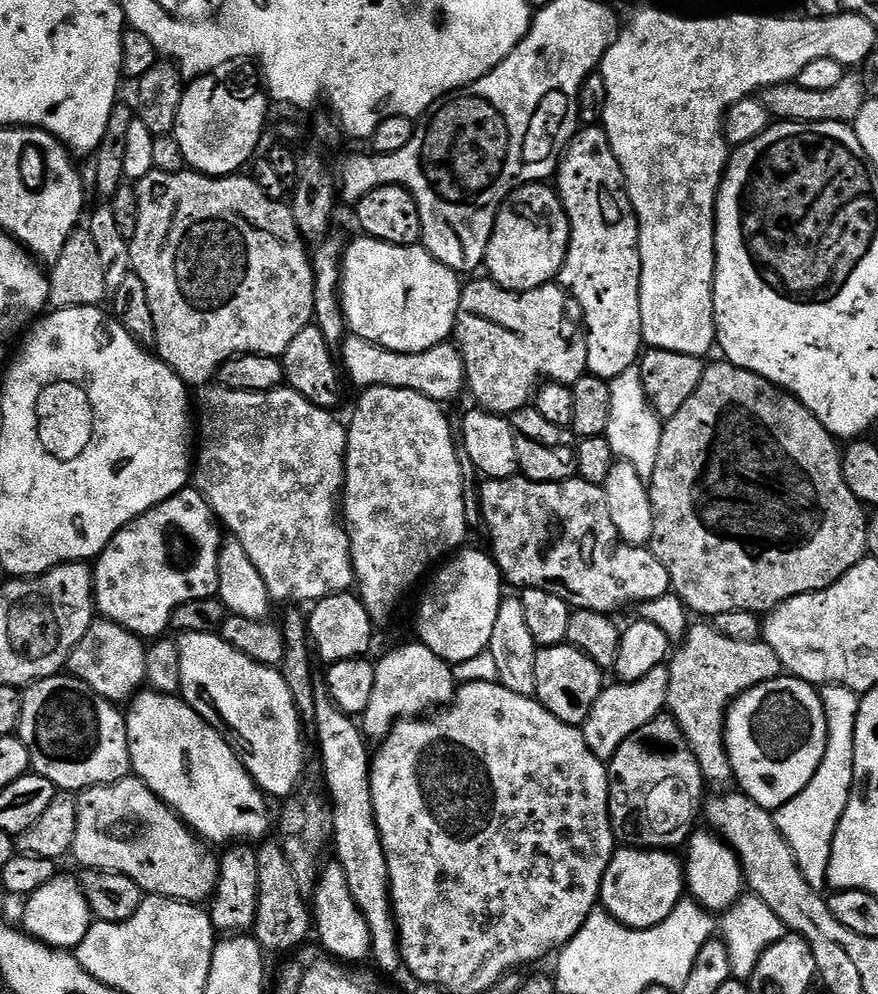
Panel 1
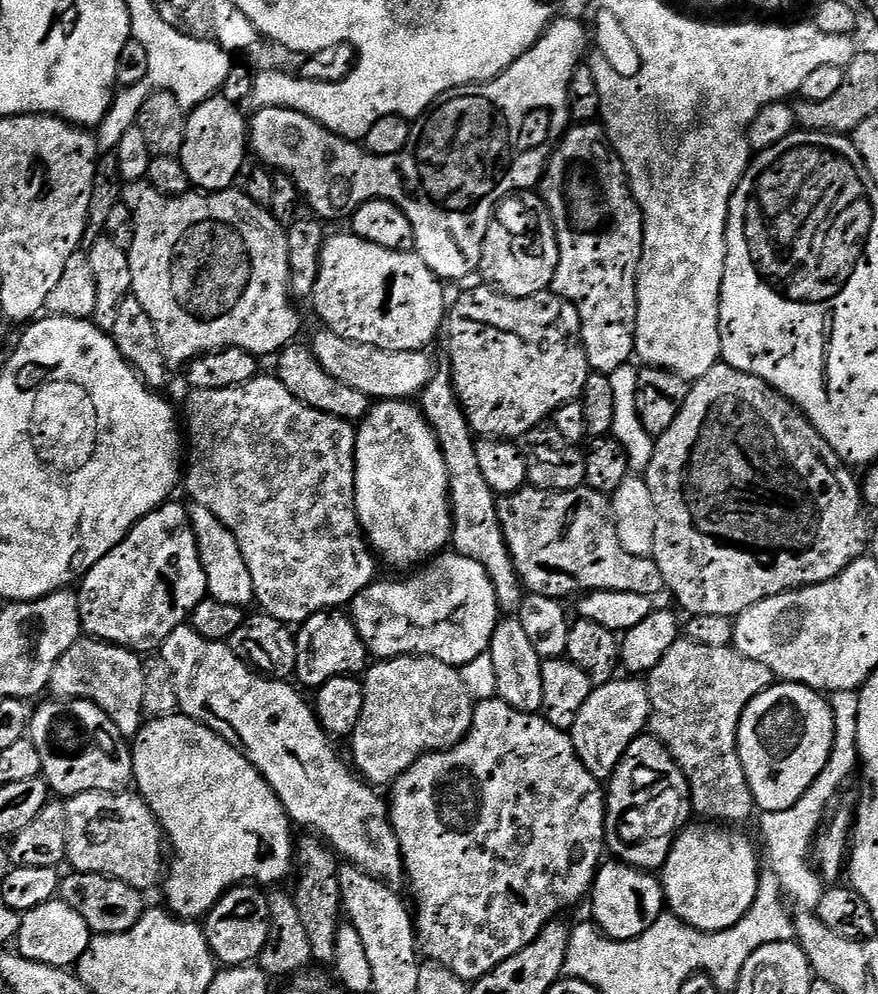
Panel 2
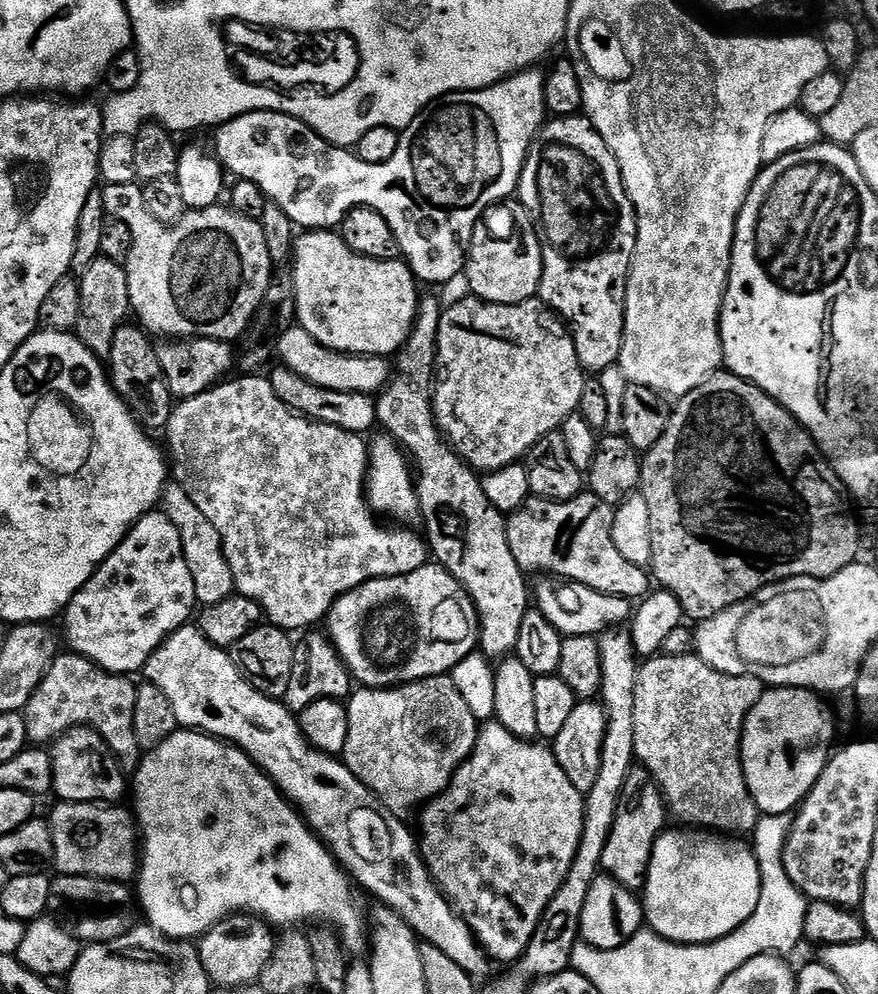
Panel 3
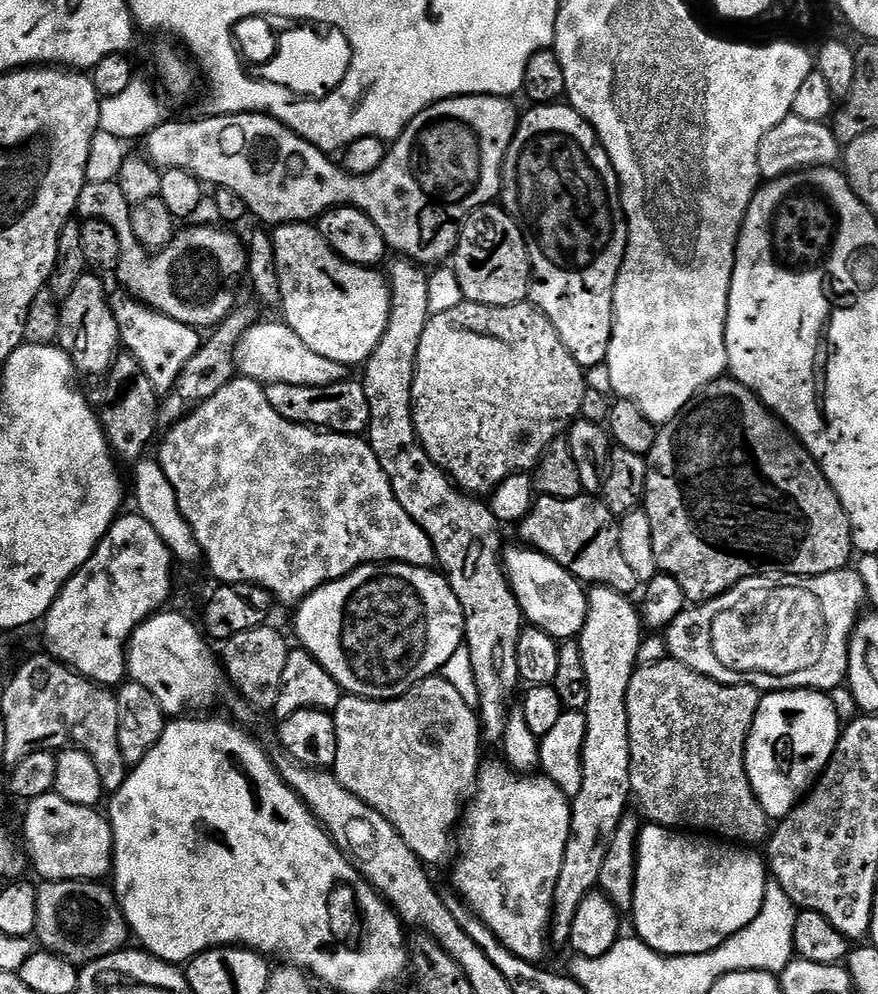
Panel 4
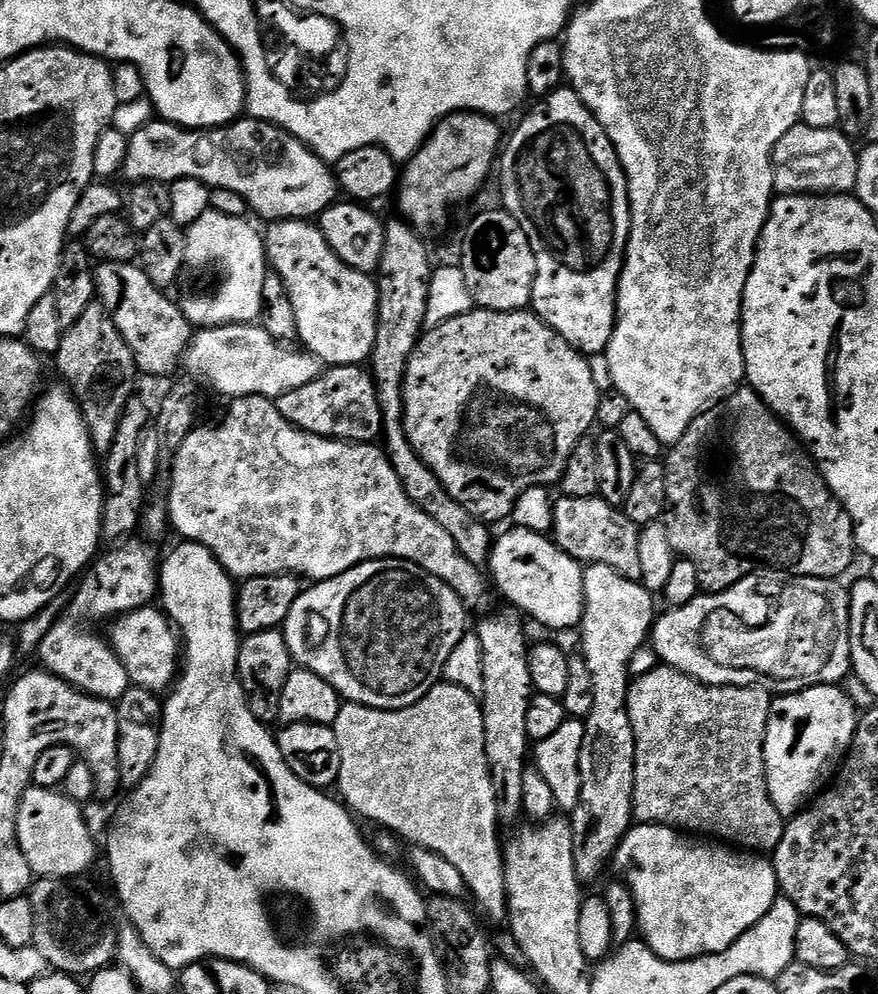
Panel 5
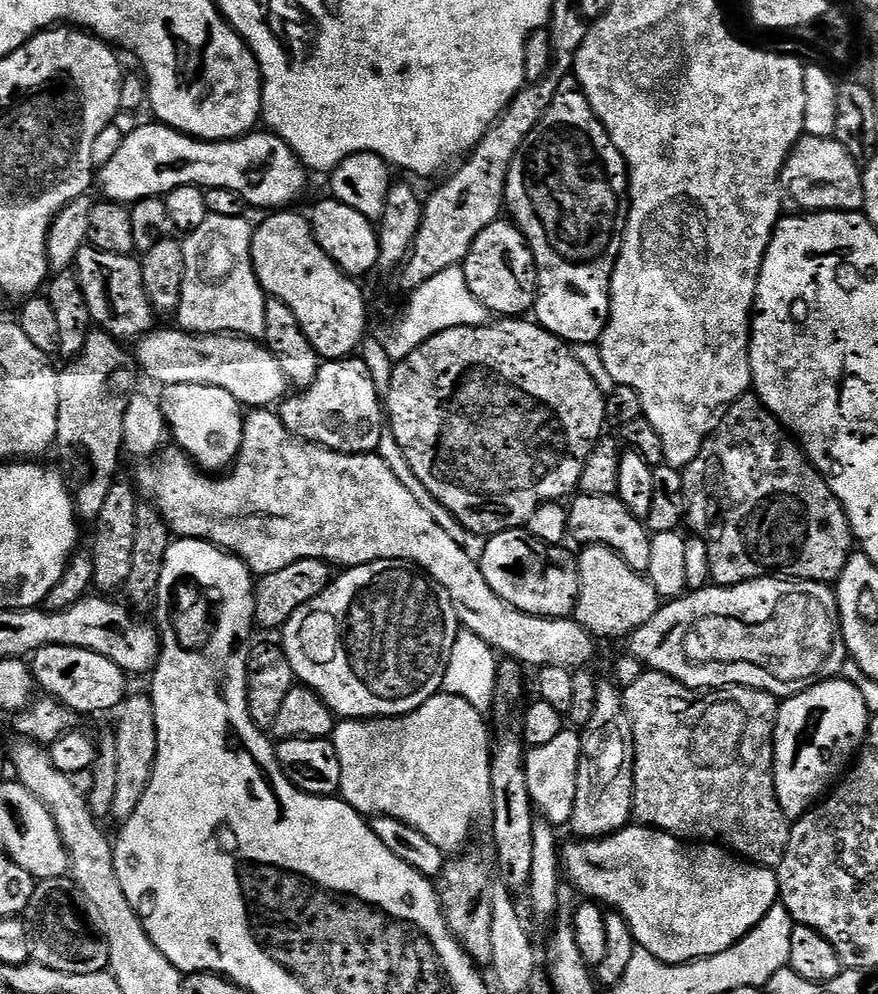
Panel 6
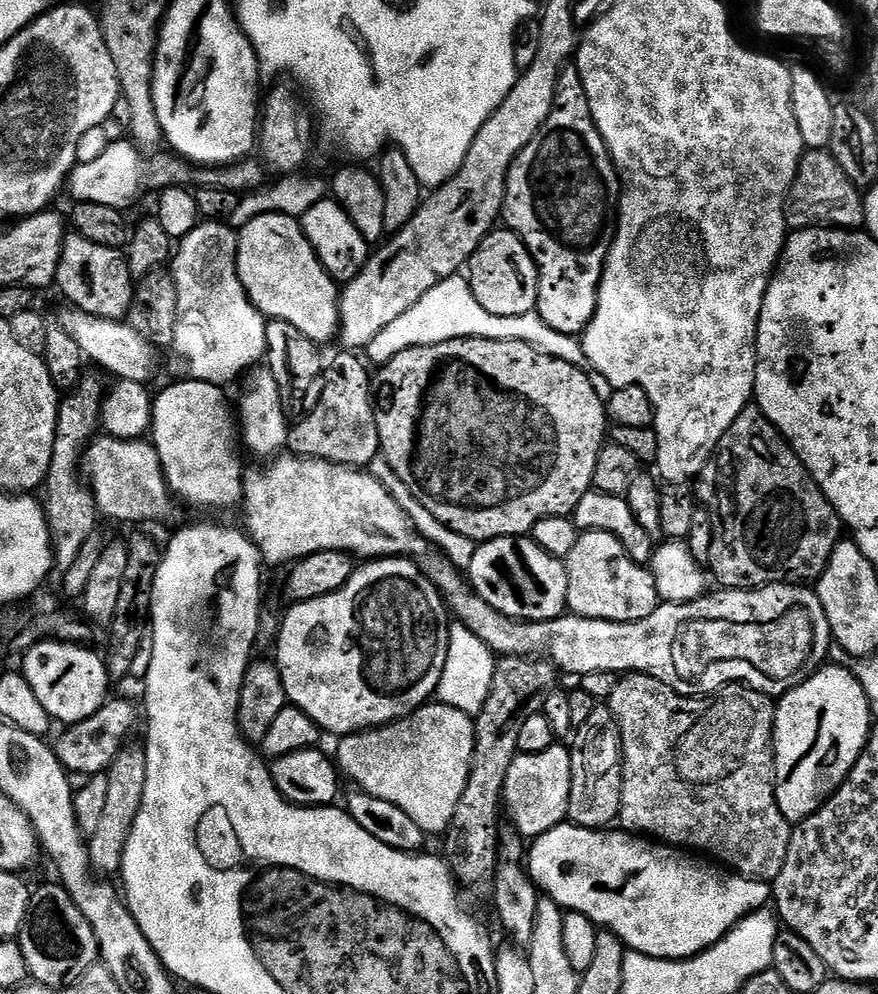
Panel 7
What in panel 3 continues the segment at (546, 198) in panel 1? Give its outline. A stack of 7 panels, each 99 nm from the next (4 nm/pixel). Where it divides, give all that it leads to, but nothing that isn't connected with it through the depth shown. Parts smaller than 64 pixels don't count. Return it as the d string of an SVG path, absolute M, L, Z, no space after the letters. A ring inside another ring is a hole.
M492 205L484 212L482 223L477 225L469 244L464 273L470 280L471 295L491 304L521 304L531 300L540 291L544 276L544 247L535 225L524 222L521 236L512 236L508 228L516 224L516 218L507 205Z

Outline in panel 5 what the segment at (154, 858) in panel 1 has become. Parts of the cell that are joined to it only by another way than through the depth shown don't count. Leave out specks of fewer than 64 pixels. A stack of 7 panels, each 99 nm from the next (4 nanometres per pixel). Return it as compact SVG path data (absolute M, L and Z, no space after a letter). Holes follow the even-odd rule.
M28 787L21 798L20 809L18 810L17 820L17 840L20 843L21 853L26 856L26 860L32 867L33 873L40 878L80 878L84 871L91 866L96 860L96 840L92 837L92 832L88 829L88 820L84 817L84 812L68 796L63 796L63 791L53 790L50 788Z

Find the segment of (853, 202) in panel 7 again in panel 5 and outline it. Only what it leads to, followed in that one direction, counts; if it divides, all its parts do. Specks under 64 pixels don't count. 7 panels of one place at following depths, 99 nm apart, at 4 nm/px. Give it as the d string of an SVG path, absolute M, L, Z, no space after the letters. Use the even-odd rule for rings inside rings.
M803 122L794 125L772 151L774 188L780 196L793 194L848 194L860 176L862 160L856 157L851 139L839 127L815 128Z

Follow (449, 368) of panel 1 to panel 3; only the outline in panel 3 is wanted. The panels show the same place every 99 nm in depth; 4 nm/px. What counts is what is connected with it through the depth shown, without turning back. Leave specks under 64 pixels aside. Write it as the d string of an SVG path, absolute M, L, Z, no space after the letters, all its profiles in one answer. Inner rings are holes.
M293 326L280 333L278 349L279 363L283 367L294 370L306 382L314 382L314 386L322 386L335 392L367 392L376 394L383 389L390 379L390 364L383 356L354 356L350 352L335 352L322 342L318 342L305 328Z

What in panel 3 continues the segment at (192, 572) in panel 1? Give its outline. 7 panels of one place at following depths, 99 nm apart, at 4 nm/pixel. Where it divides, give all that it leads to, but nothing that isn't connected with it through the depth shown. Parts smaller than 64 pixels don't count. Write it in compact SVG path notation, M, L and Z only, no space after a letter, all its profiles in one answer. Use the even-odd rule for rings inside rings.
M153 510L149 512L148 515L140 517L140 521L124 535L123 540L120 541L116 549L100 563L100 567L96 569L96 573L77 590L74 594L74 598L68 604L67 608L64 609L62 621L64 620L64 636L68 639L67 647L75 652L76 655L85 656L87 660L93 660L98 667L105 668L108 671L119 672L121 674L133 674L132 672L139 673L141 669L143 669L144 663L148 660L153 649L155 649L169 633L189 623L188 615L191 614L192 607L194 607L194 612L197 604L194 578L190 578L190 566L186 566L186 562L184 561L184 551L182 550L182 540L179 537L179 532L175 528L174 522L172 522L163 511Z

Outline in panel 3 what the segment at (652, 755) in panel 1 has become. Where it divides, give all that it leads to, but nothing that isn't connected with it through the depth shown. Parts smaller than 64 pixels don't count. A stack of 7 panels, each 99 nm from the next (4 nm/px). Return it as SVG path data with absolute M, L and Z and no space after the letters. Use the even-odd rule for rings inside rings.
M633 767L625 780L614 826L606 842L606 850L602 850L601 869L627 888L643 889L648 882L648 867L652 862L656 839L666 830L667 824L664 823L667 820L670 820L670 809L659 784L652 779L652 774L647 768Z

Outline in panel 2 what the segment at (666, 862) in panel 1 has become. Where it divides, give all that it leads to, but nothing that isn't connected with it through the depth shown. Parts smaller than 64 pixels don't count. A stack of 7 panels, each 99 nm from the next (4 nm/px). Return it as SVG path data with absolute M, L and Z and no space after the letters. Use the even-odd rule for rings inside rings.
M623 862L601 863L592 884L592 916L597 928L609 940L633 940L642 935L658 917L665 915L664 885L653 873L633 868Z

